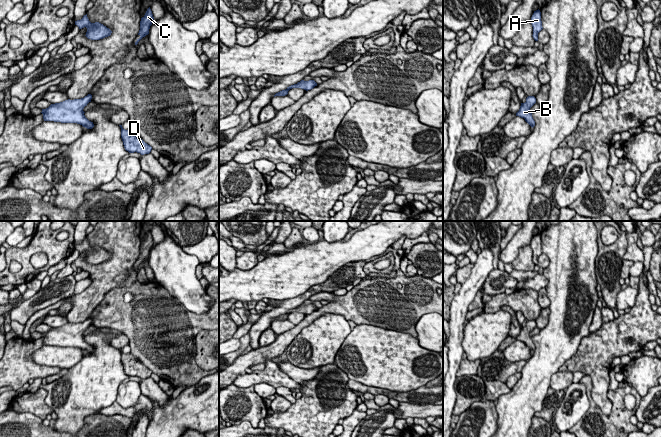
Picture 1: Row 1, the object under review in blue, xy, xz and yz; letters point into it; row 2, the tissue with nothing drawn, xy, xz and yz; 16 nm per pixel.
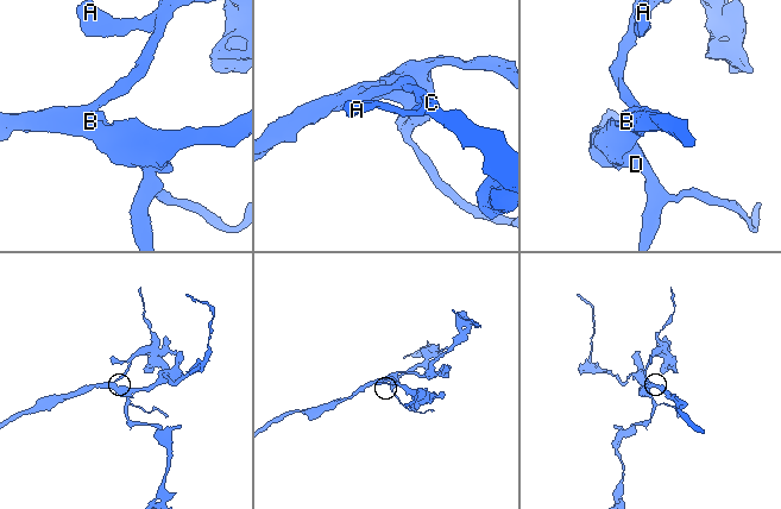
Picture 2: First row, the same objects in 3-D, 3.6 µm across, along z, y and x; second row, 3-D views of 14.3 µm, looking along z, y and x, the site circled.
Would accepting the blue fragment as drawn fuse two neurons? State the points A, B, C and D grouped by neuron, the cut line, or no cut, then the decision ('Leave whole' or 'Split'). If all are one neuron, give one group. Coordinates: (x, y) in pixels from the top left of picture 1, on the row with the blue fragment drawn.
Groups: A B C D. No split. Leave whole

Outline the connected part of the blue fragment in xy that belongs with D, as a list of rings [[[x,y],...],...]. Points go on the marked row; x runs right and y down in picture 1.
[[[122,125],[121,128],[121,138],[126,151],[129,153],[140,153],[141,155],[149,154],[152,147],[145,143],[137,134],[135,134],[131,129],[125,130]]]

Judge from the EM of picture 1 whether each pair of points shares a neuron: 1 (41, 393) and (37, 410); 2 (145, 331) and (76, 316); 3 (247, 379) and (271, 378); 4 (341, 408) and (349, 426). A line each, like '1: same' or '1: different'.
1: same
2: different
3: same
4: different

